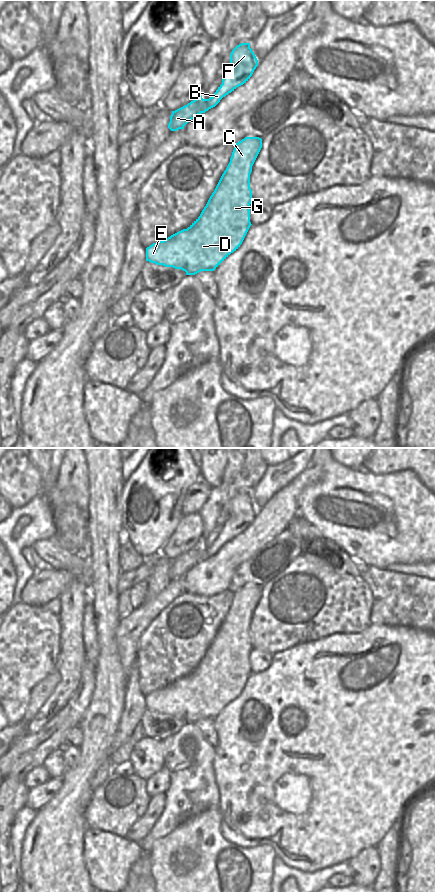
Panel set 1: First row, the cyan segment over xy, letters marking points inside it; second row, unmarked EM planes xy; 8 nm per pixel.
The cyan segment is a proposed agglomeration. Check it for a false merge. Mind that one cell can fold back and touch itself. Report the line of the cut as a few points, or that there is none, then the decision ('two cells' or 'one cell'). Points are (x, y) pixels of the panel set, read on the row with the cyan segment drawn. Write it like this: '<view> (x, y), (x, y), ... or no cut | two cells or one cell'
no cut | one cell

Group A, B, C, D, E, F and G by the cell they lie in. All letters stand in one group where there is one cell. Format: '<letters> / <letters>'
A B C D E F G

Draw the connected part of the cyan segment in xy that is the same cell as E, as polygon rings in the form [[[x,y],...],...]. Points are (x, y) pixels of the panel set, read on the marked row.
[[[245,137],[236,143],[230,162],[200,216],[187,229],[183,229],[167,239],[147,247],[146,261],[181,269],[186,272],[186,275],[195,275],[201,271],[214,271],[231,253],[236,251],[252,225],[250,222],[250,204],[253,199],[250,188],[250,174],[261,148],[262,139],[259,137]]]

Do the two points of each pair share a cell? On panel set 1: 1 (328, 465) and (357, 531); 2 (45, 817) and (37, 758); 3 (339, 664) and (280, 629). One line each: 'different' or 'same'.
1: same
2: different
3: different

